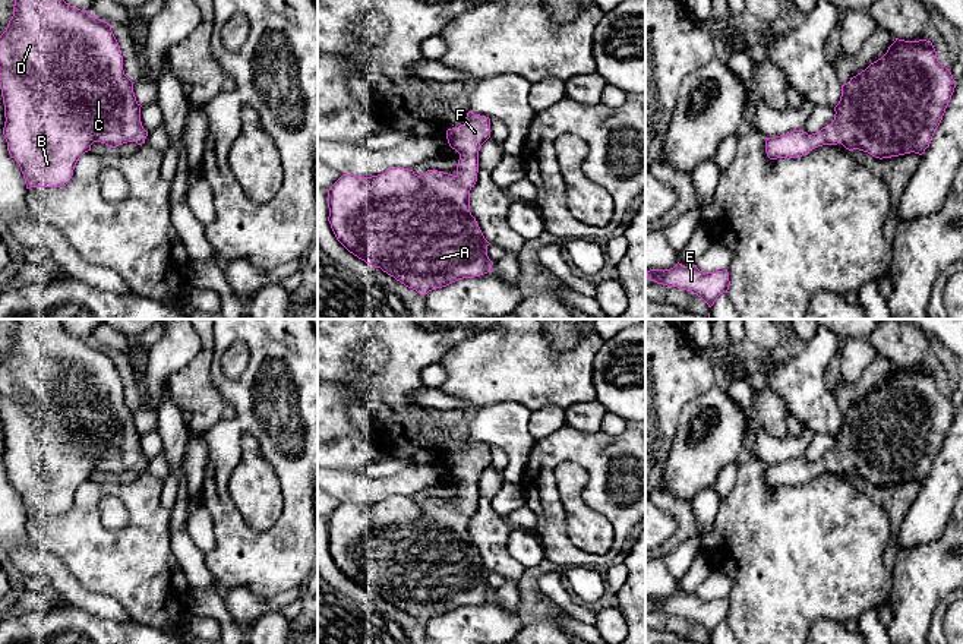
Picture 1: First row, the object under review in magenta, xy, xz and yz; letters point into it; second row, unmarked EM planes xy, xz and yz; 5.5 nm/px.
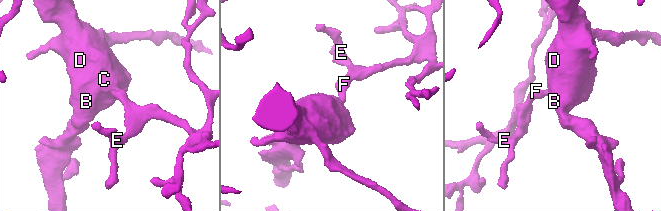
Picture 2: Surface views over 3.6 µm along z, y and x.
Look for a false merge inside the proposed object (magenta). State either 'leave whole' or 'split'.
leave whole

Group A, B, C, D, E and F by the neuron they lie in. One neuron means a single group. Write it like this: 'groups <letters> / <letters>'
groups A B C D E F

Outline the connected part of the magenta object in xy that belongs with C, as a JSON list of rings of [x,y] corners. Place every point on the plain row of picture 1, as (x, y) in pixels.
[[[15,319],[13,344],[0,363],[0,417],[6,445],[3,463],[26,517],[66,514],[78,487],[94,470],[116,476],[127,470],[142,473],[148,464],[140,449],[142,433],[136,429],[133,410],[124,402],[111,353],[67,332],[60,319]]]

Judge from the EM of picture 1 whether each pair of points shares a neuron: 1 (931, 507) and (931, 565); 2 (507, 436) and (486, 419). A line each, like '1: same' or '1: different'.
1: different
2: same

